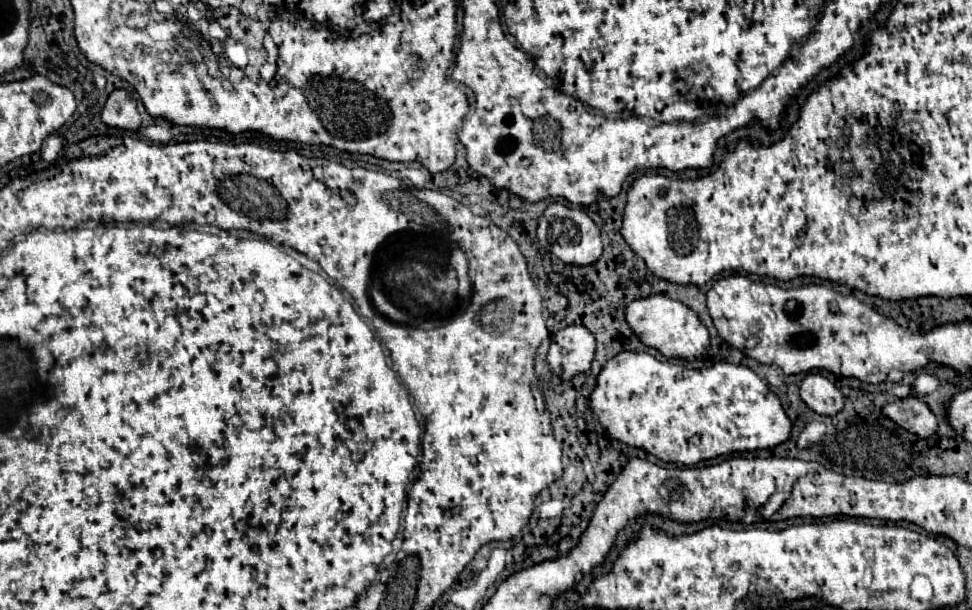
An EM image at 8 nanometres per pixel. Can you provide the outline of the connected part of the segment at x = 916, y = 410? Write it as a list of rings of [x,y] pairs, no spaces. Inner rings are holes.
[[[914,395],[896,399],[894,403],[888,403],[882,411],[888,419],[892,419],[906,431],[916,433],[920,437],[930,437],[934,431],[938,431],[936,415],[930,411],[930,407],[922,399]]]

